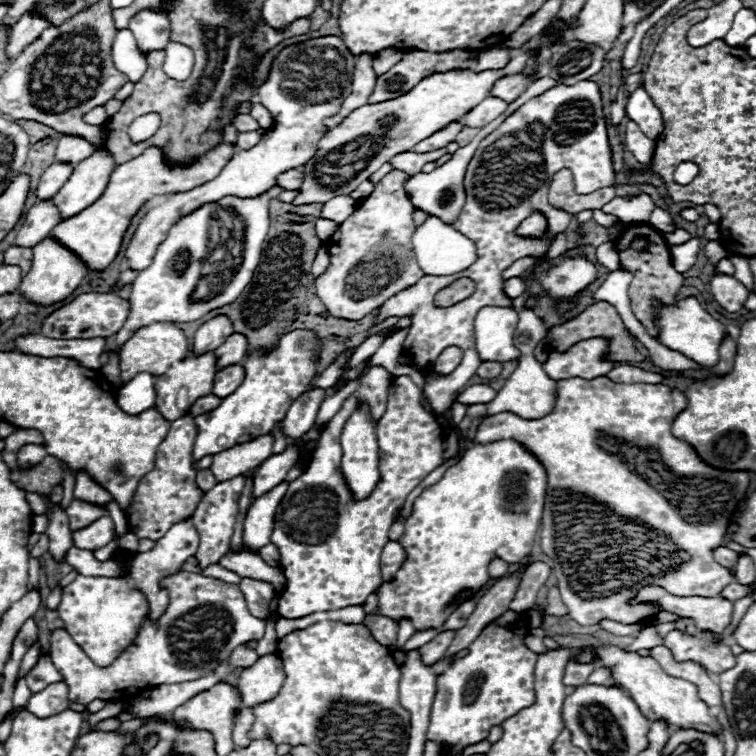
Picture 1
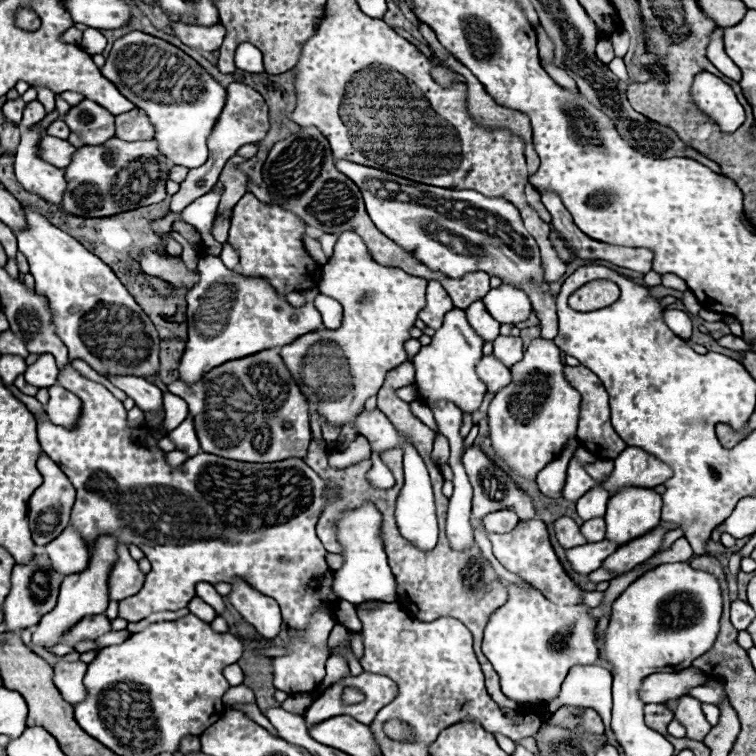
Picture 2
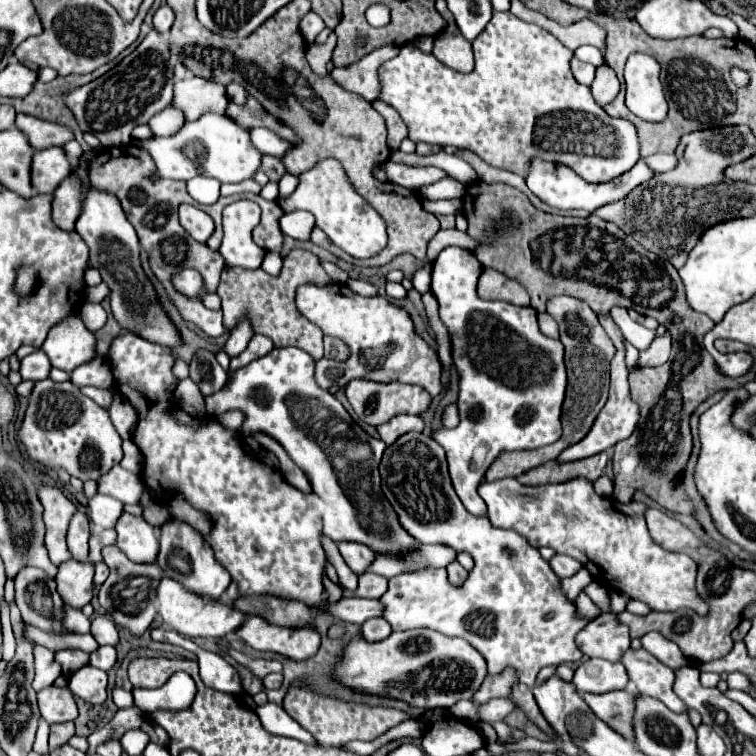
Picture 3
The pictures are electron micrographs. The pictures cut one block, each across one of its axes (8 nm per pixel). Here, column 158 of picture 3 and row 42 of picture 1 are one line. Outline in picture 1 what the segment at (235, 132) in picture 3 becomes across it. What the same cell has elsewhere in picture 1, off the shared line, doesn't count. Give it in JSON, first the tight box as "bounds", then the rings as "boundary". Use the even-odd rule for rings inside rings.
{"bounds":[128,4,170,52],"boundary":[[[164,4],[158,12],[152,8],[144,8],[138,14],[130,18],[128,24],[130,32],[134,32],[134,38],[142,52],[152,50],[166,50],[170,40],[170,20],[168,20],[168,4]]]}

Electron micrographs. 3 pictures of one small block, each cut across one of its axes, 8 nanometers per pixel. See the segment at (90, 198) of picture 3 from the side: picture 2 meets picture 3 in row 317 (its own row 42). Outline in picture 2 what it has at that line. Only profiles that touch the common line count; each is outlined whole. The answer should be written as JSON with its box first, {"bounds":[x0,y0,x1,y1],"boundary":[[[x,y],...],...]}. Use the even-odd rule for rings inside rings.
{"bounds":[102,30,226,170],"boundary":[[[134,30],[114,42],[102,74],[116,84],[136,108],[146,112],[154,126],[160,154],[174,166],[184,166],[188,170],[204,164],[208,158],[206,140],[216,116],[220,116],[224,108],[226,90],[196,60],[156,36]]]}

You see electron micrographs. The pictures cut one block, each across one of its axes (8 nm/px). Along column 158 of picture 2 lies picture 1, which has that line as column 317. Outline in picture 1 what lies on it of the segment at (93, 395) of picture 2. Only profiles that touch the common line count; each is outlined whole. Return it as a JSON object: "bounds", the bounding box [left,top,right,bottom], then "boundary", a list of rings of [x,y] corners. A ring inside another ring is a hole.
{"bounds":[272,362,444,619],"boundary":[[[368,362],[356,392],[343,402],[340,412],[324,424],[318,448],[312,450],[308,460],[308,470],[290,482],[286,496],[276,508],[272,544],[276,544],[282,556],[280,568],[288,578],[288,586],[278,600],[278,612],[286,619],[364,604],[368,594],[382,584],[380,556],[382,548],[390,542],[388,530],[396,522],[396,510],[404,506],[406,496],[434,468],[444,464],[444,430],[420,404],[422,390],[410,376],[392,378],[385,368],[369,366]],[[362,402],[368,403],[373,422],[378,422],[380,482],[368,498],[352,500],[352,492],[340,472],[340,432],[348,416]]]}

